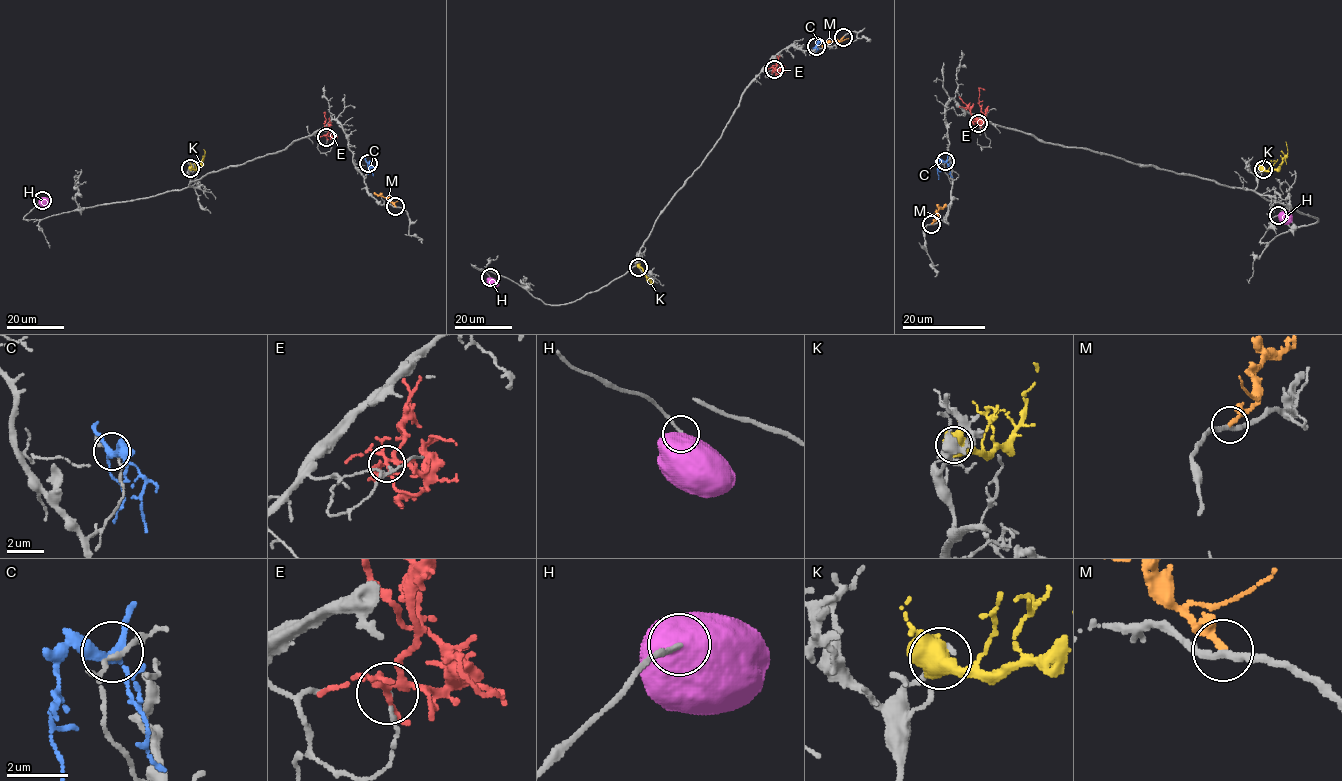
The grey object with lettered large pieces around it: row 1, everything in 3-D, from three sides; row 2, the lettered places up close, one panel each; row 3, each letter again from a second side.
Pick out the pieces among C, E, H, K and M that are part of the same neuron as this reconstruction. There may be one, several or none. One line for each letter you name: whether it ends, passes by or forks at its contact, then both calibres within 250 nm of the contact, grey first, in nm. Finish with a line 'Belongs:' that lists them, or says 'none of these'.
H: it forks | 140/650 nm
Belongs: H

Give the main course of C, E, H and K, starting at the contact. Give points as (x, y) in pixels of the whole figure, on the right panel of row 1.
C: (946, 161), (938, 163), (938, 179)
E: (979, 124), (985, 114), (980, 106), (979, 89), (985, 89)
H: (1278, 215), (1284, 220), (1292, 220)
K: (1263, 169), (1272, 171), (1282, 163), (1288, 152), (1286, 141)

